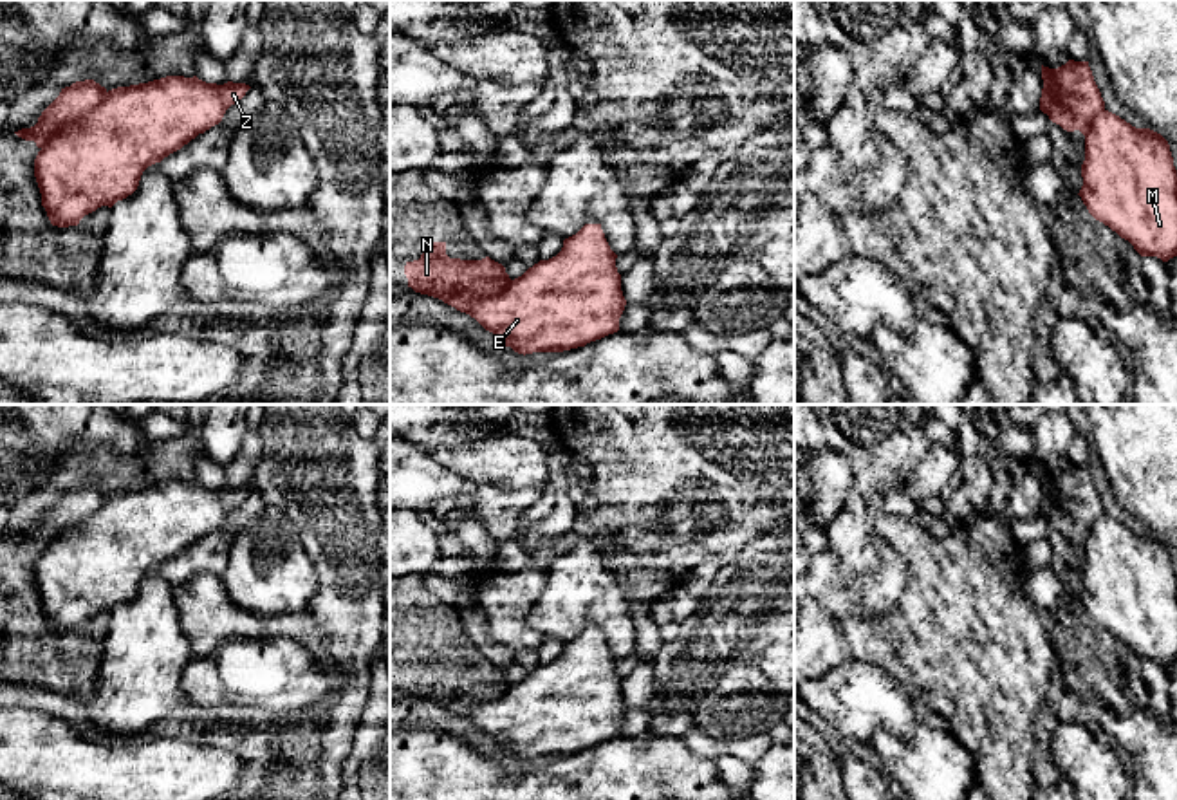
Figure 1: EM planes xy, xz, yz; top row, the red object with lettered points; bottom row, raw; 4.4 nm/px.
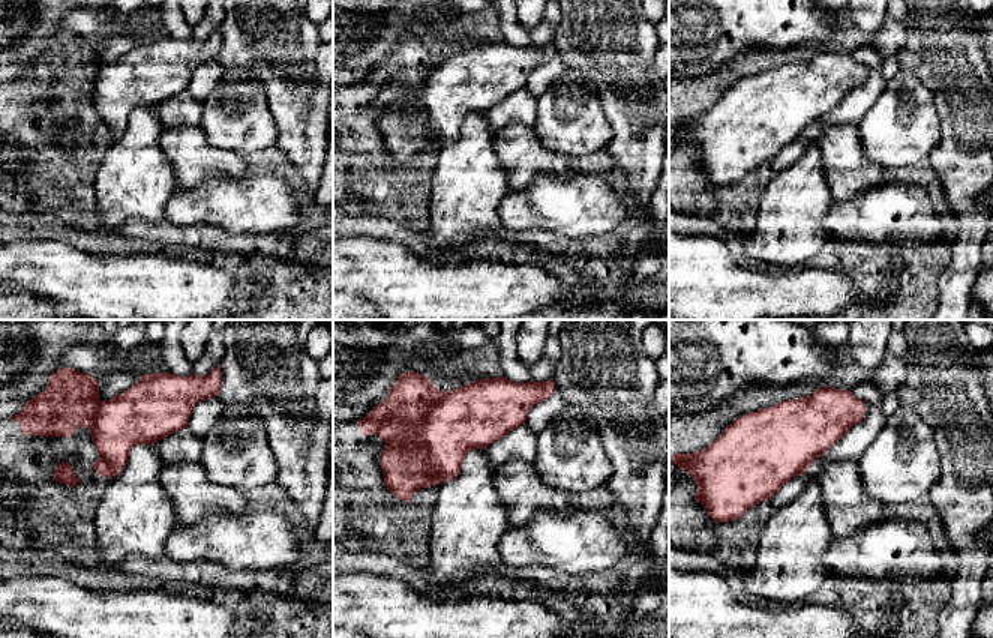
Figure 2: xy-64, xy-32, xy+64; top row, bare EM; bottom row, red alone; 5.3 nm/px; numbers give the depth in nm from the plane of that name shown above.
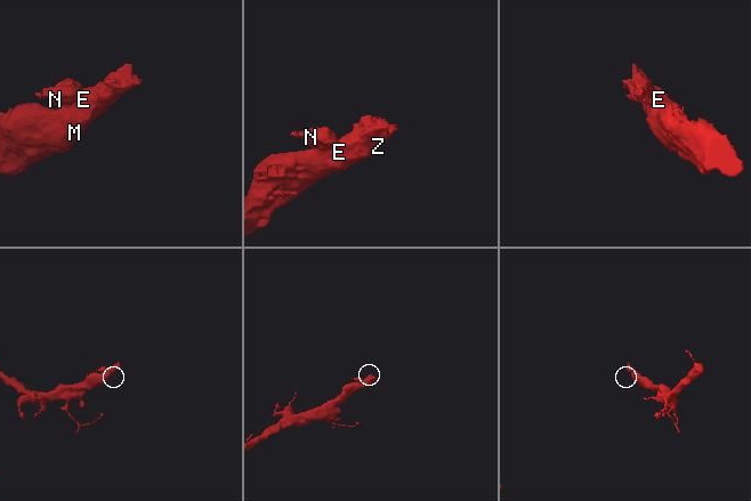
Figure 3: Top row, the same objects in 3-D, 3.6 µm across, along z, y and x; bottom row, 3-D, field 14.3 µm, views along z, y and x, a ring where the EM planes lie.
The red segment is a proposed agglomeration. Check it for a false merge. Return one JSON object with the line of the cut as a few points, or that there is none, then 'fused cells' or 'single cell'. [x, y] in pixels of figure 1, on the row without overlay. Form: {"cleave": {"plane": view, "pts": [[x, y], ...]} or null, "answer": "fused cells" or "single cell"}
{"cleave": {"plane": "xy", "pts": [[107, 497], [94, 513], [69, 526], [42, 553]]}, "answer": "fused cells"}

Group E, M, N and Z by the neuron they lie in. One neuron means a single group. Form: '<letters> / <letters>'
E M Z / N

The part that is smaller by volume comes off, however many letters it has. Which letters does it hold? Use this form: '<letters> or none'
N

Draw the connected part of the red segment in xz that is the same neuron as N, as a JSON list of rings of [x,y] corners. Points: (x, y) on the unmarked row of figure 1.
[[[431,647],[430,657],[406,666],[408,692],[415,697],[442,704],[466,717],[477,706],[496,701],[511,683],[505,672],[489,661],[482,665],[460,665],[446,659],[446,647]]]

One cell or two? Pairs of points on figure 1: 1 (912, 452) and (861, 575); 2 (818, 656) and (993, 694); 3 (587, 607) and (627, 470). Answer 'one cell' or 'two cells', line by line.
1: one cell
2: two cells
3: two cells

